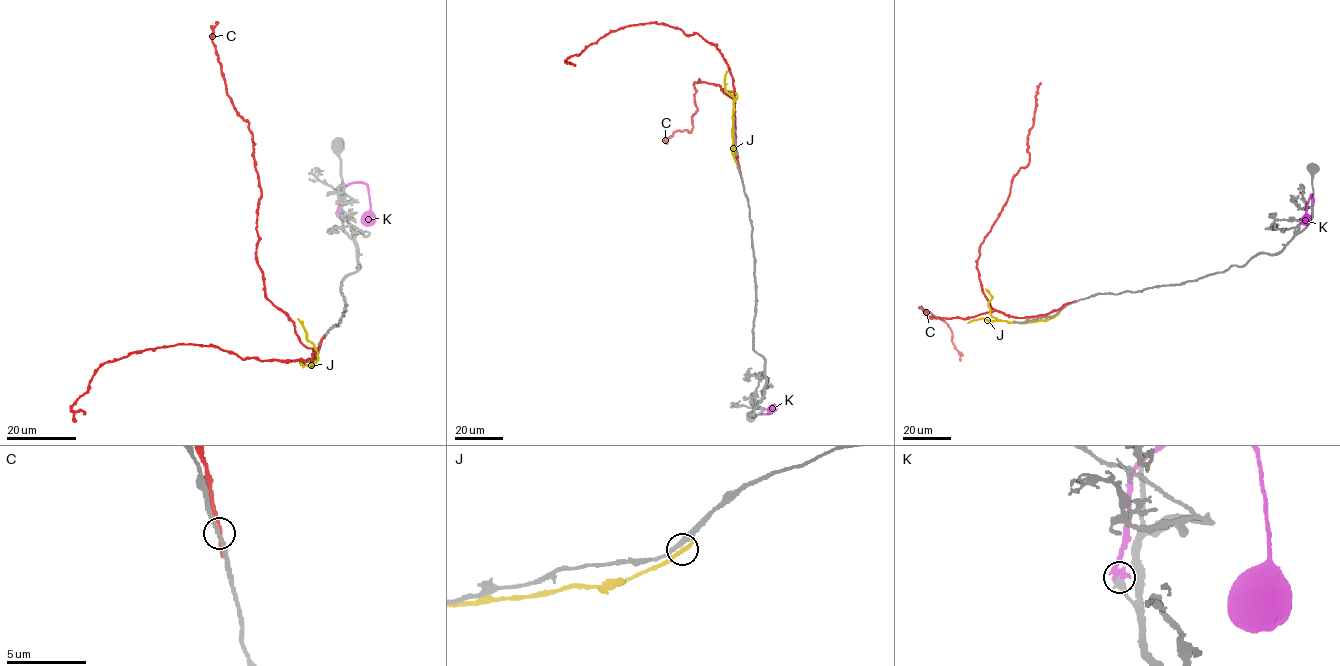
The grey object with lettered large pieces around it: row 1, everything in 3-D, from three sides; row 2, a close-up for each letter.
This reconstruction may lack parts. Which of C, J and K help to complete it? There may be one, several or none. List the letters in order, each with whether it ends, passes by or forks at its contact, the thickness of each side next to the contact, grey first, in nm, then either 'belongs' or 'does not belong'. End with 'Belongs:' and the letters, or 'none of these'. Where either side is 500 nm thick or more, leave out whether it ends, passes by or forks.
C: it passes by; calibres 200 and 190 nm; does not belong
J: it ends; calibres 280 and 280 nm; does not belong
K: calibres 480 and 500 nm; does not belong
Belongs: none of these

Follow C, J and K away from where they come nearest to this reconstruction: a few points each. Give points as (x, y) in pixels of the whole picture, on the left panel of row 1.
C: (323, 338), (315, 359), (267, 297), (256, 256), (261, 191), (254, 144), (227, 94), (212, 40), (218, 22)
J: (315, 355), (312, 367), (318, 358), (316, 348), (307, 338), (297, 318)
K: (337, 214), (340, 192), (351, 183), (363, 182), (368, 187), (371, 212), (371, 221), (366, 226)

